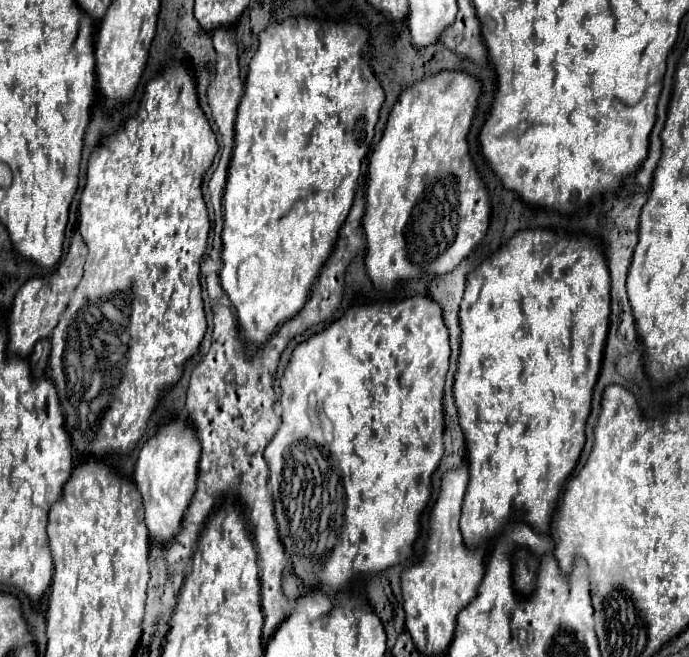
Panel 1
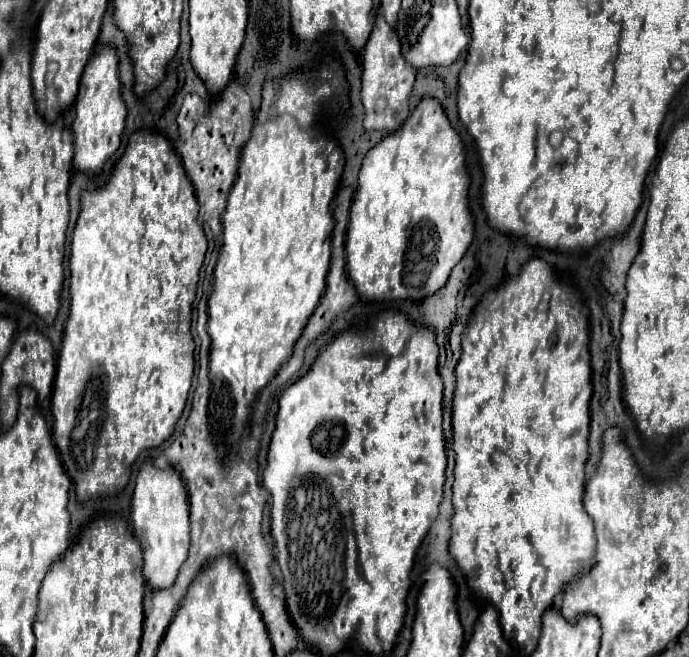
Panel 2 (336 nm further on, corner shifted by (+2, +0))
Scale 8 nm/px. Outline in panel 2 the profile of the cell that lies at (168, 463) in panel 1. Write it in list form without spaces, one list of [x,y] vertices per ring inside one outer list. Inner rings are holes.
[[[144,461],[132,497],[132,529],[140,541],[144,555],[144,579],[150,589],[164,589],[176,581],[176,575],[186,561],[190,545],[188,493],[182,477],[176,471],[160,471],[150,461]]]

